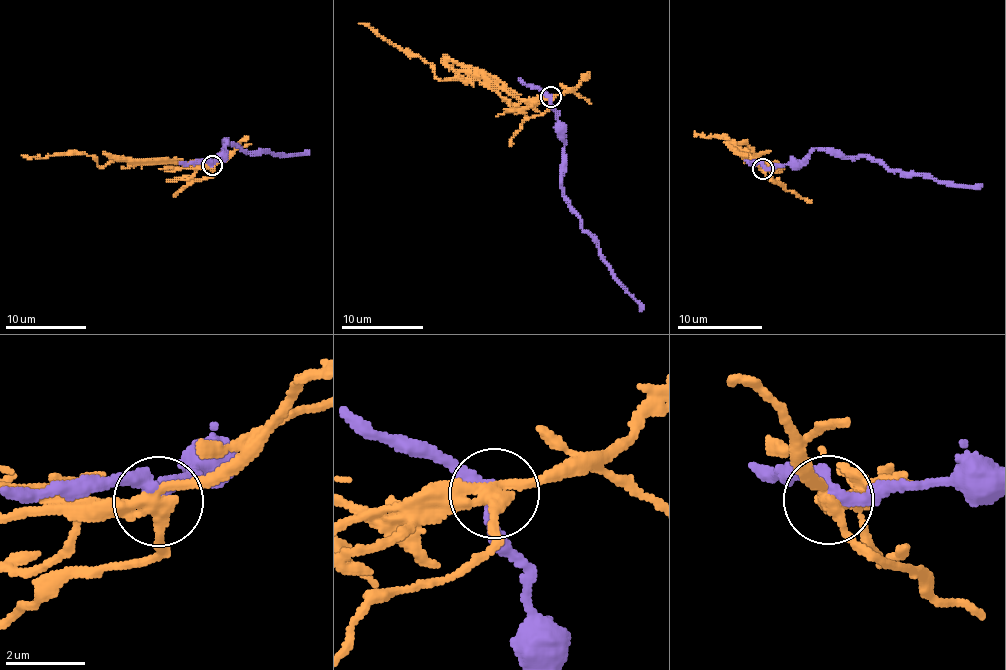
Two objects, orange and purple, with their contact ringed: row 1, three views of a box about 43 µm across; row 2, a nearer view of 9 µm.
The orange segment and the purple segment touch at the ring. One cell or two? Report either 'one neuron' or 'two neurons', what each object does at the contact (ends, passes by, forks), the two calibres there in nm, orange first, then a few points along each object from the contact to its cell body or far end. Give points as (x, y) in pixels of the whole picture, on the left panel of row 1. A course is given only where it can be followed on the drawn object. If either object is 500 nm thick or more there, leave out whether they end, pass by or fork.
two neurons; orange forks; purple passes by; calibres 300 and 320 nm; course orange (212, 164), (111, 160), (101, 166), (84, 153), (39, 158), (21, 155); course purple (212, 164), (226, 138), (225, 145), (236, 143), (244, 150), (263, 149), (274, 154), (307, 150)

